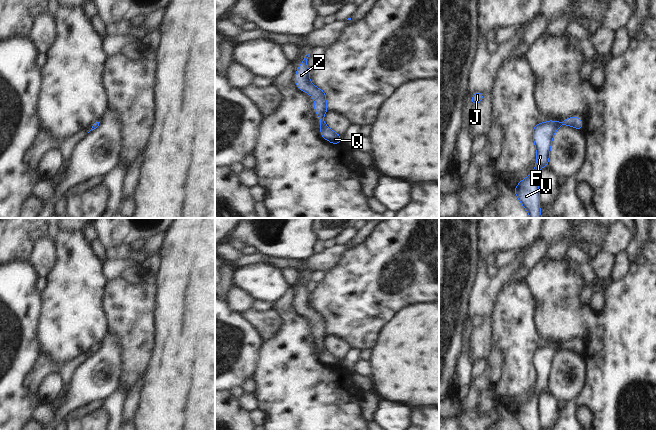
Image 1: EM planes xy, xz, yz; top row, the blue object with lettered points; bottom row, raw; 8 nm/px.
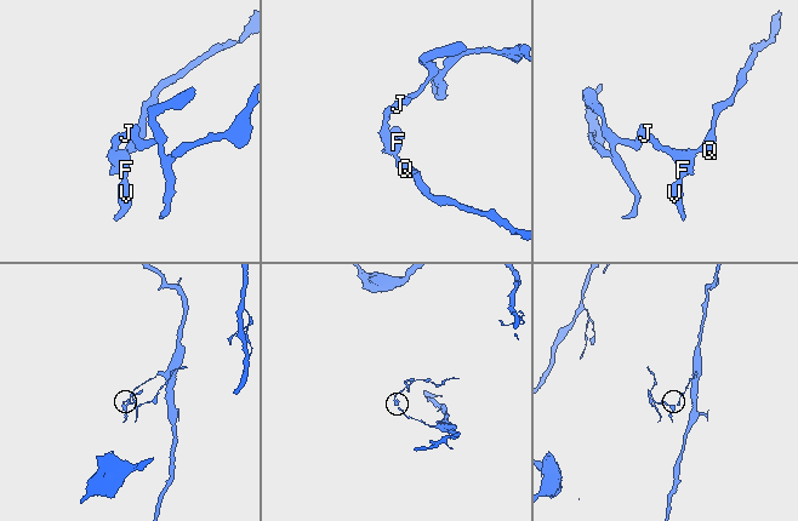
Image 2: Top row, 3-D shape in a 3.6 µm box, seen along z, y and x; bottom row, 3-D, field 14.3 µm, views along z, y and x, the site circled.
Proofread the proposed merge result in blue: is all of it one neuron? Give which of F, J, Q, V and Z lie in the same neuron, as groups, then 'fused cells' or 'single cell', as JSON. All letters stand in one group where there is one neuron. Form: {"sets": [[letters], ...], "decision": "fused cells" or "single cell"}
{"sets": [["F", "J", "Q", "V", "Z"]], "decision": "single cell"}

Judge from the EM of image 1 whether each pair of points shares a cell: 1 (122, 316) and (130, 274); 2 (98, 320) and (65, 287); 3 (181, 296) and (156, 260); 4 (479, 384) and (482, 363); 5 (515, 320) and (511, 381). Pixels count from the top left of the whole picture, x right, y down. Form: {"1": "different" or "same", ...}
{"1": "different", "2": "same", "3": "different", "4": "different", "5": "same"}

